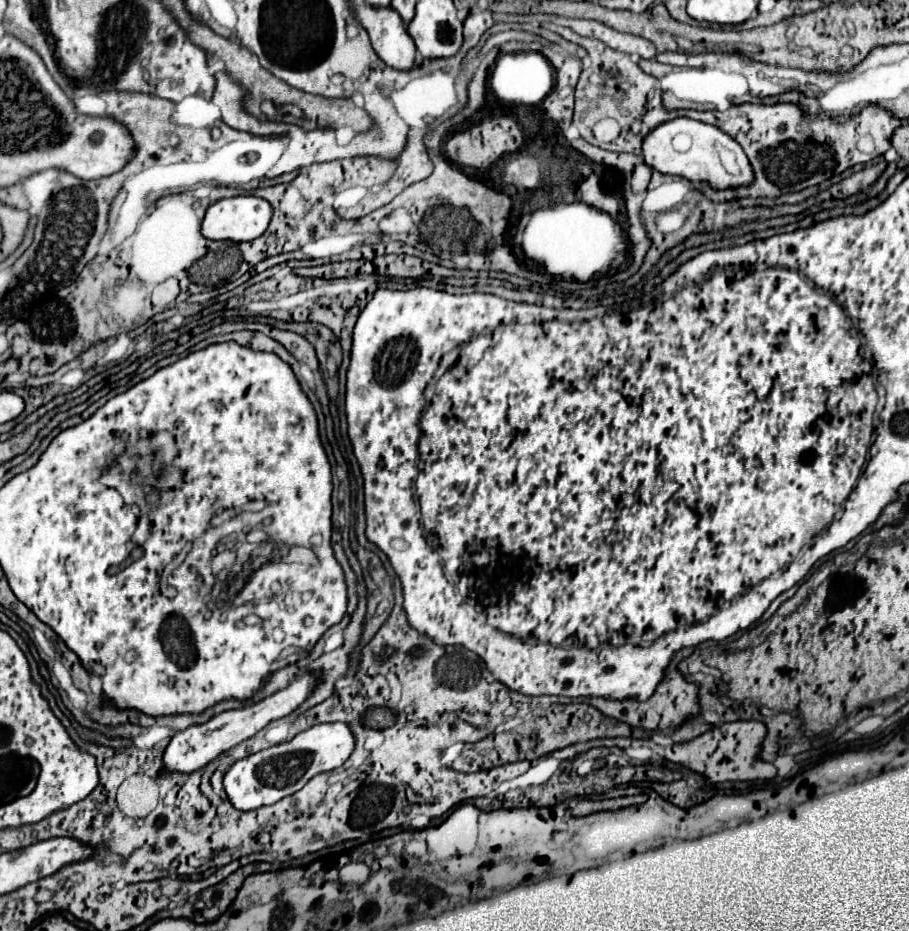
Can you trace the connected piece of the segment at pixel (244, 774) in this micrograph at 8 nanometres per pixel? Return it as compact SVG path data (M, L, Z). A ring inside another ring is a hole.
M345 722L317 724L297 734L289 742L271 746L243 760L237 760L231 766L231 770L225 774L225 780L223 780L225 792L237 810L243 810L243 812L257 810L261 806L275 804L289 794L295 794L315 774L339 768L351 756L353 750L355 750L355 736Z

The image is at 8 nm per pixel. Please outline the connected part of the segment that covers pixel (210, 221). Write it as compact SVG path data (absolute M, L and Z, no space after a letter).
M235 196L235 198L223 198L209 206L205 220L203 220L203 236L209 240L231 240L231 242L251 242L259 238L273 216L273 208L267 200L257 196Z

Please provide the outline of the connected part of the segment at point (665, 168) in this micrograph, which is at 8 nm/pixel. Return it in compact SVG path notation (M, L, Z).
M675 118L653 128L643 138L643 160L661 174L677 174L691 182L709 182L717 190L747 186L753 180L753 168L743 148L717 126L691 118Z

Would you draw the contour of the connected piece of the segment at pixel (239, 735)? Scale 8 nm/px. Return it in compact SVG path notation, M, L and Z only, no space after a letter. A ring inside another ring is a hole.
M303 672L299 674L297 680L293 680L287 688L275 692L273 696L247 706L243 710L229 710L229 712L221 712L219 716L213 716L209 722L199 724L199 726L191 726L187 730L181 730L177 734L173 734L173 738L169 740L165 752L163 752L163 770L173 774L191 774L201 770L203 766L207 766L211 760L215 760L219 754L227 752L229 748L237 746L239 742L255 736L261 728L265 728L269 722L279 720L287 714L291 714L293 710L297 710L311 694L313 690L321 684L321 672Z

